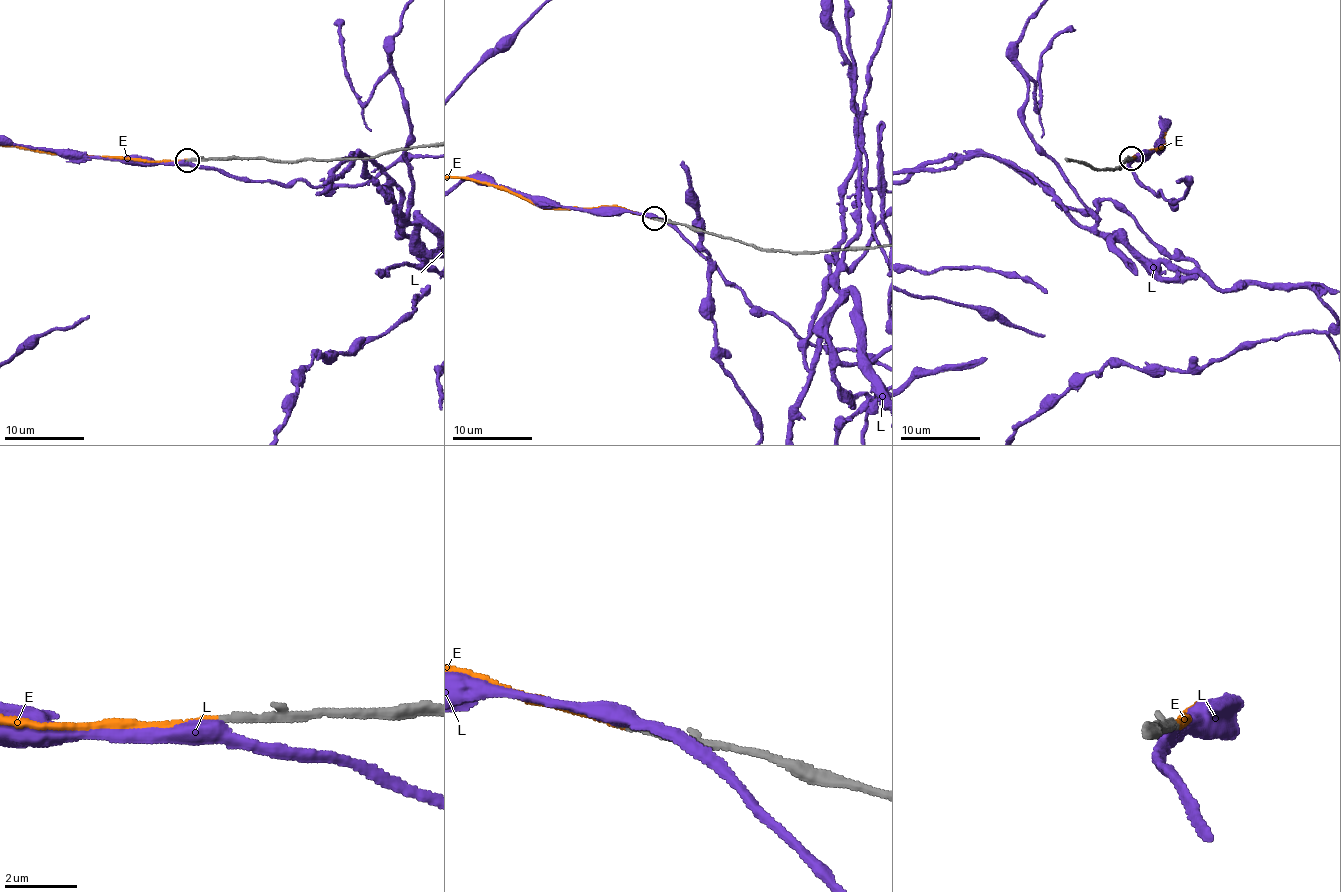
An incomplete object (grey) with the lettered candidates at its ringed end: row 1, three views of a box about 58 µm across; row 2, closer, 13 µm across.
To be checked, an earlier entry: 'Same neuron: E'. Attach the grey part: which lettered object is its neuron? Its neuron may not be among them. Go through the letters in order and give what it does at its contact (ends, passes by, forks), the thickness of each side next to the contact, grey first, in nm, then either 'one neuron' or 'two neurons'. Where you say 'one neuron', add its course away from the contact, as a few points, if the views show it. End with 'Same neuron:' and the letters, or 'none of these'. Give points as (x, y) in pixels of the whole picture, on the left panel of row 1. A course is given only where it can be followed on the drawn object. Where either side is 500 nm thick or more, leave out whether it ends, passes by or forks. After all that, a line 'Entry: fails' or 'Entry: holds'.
E: it ends | 200/140 nm | one neuron
L: it passes by | 220/400 nm | two neurons
Same neuron: E
Entry: holds

